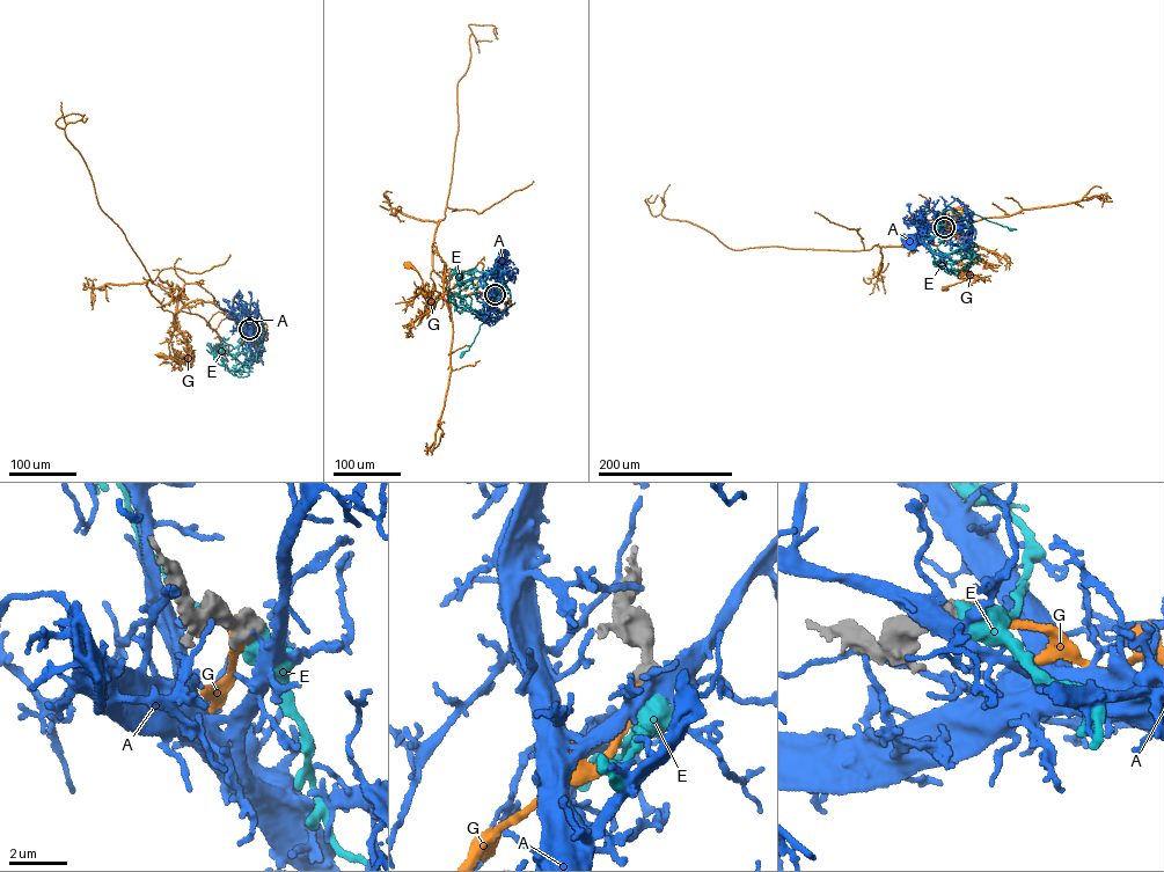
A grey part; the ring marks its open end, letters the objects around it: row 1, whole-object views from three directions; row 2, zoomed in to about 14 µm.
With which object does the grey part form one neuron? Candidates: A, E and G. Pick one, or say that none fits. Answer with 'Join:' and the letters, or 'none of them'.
Join: none of them

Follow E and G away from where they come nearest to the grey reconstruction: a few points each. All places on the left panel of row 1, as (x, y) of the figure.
E: (249, 329), (254, 338), (263, 331), (262, 317), (261, 331), (249, 344), (235, 314), (242, 350), (239, 353)
G: (249, 329), (244, 336), (241, 324), (214, 305), (192, 301), (182, 306), (176, 316), (192, 365), (160, 354)

